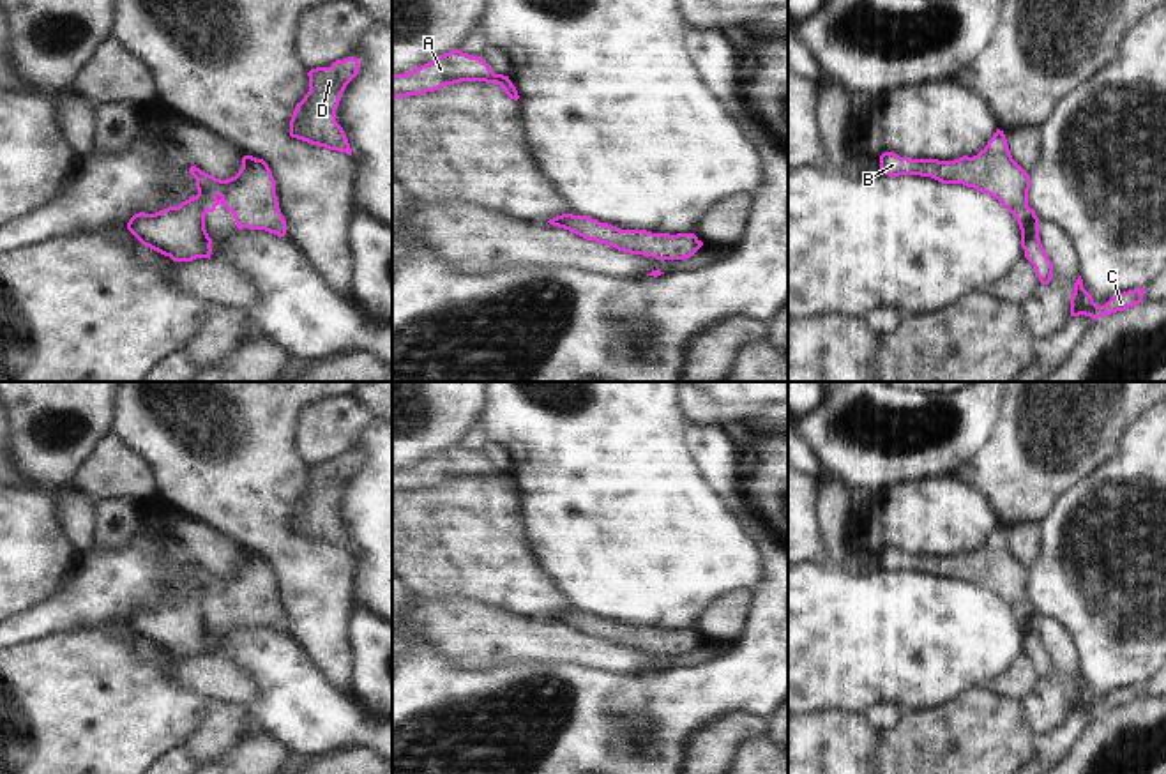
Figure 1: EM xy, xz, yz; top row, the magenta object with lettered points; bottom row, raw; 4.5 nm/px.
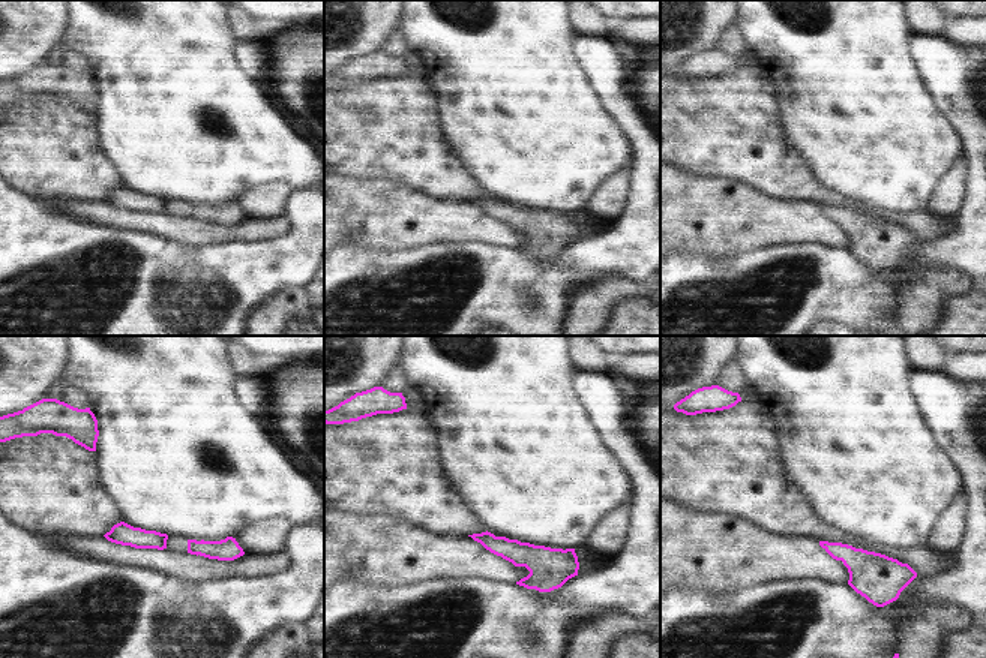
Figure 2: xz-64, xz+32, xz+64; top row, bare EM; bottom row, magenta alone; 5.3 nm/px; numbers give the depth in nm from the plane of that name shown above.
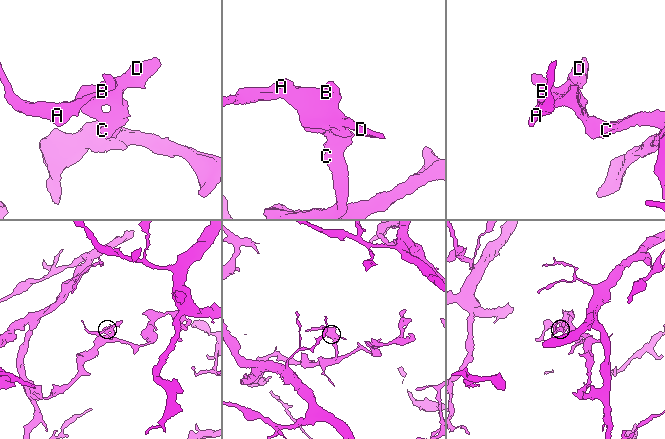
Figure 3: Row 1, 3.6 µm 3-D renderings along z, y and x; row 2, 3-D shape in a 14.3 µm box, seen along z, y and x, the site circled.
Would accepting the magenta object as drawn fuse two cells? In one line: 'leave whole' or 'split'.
leave whole

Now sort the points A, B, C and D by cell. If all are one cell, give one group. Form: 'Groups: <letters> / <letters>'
Groups: A B C D

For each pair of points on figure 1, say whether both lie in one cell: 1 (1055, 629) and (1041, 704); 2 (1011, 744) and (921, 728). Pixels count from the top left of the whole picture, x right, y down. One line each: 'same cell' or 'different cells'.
1: same cell
2: same cell

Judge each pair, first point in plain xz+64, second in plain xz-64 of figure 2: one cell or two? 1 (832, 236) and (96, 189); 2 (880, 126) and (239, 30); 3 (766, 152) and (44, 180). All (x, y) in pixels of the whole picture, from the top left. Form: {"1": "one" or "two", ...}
{"1": "two", "2": "two", "3": "one"}

